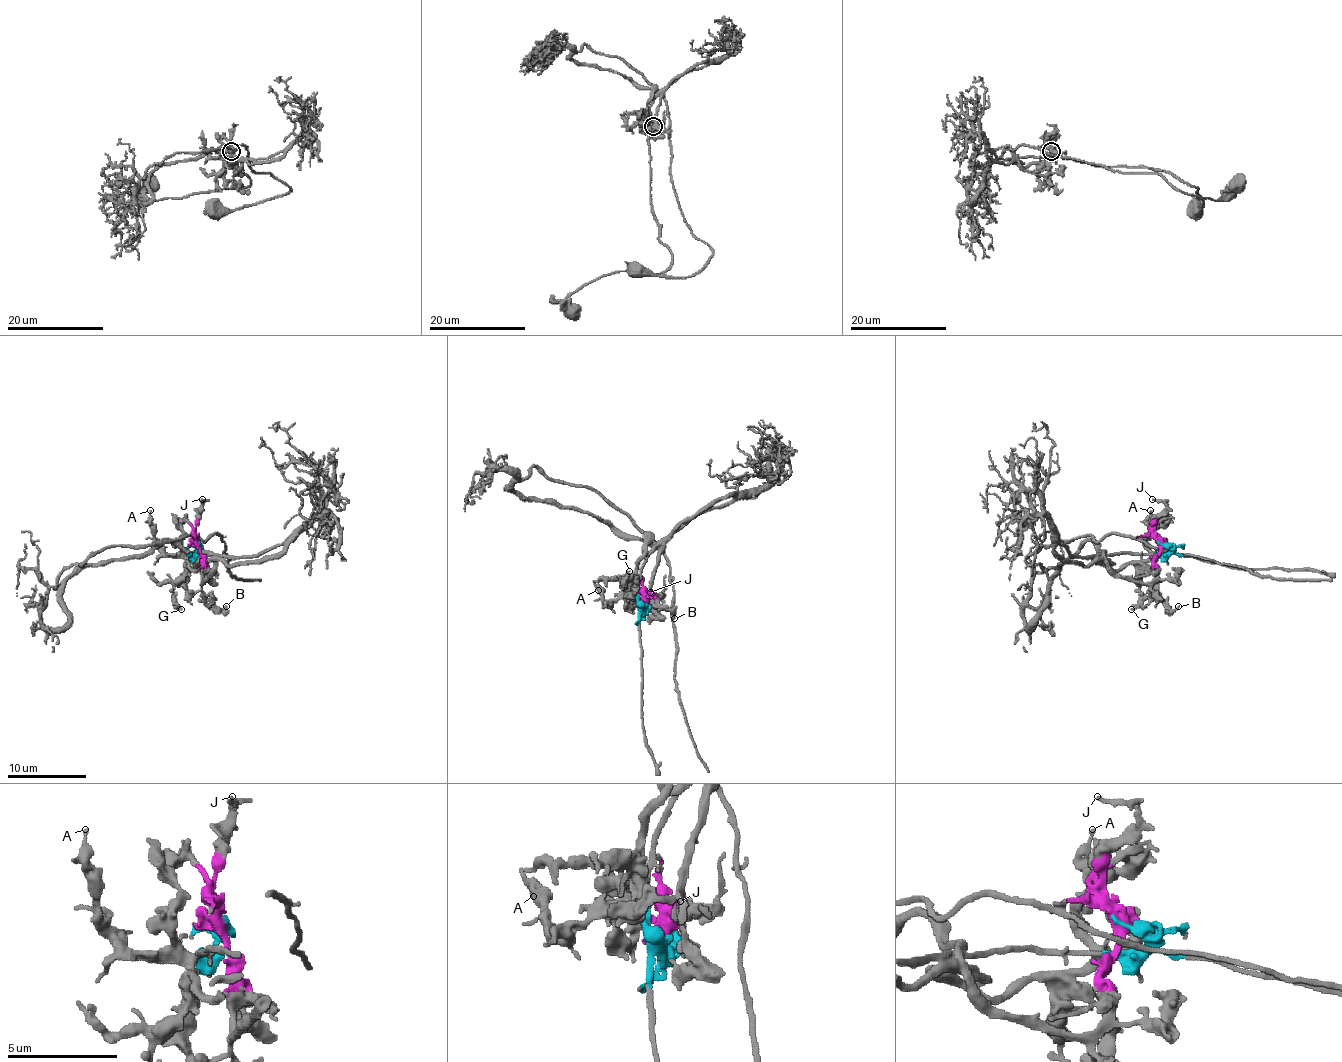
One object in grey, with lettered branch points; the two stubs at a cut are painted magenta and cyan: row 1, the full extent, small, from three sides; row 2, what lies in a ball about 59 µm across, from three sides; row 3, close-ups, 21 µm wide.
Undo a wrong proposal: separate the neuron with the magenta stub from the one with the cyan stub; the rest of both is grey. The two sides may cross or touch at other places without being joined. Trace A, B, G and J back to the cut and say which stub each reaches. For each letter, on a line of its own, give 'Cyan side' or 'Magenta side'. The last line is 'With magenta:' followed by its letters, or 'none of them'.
A: Cyan side
B: Magenta side
G: Cyan side
J: Magenta side
With magenta: B, J

